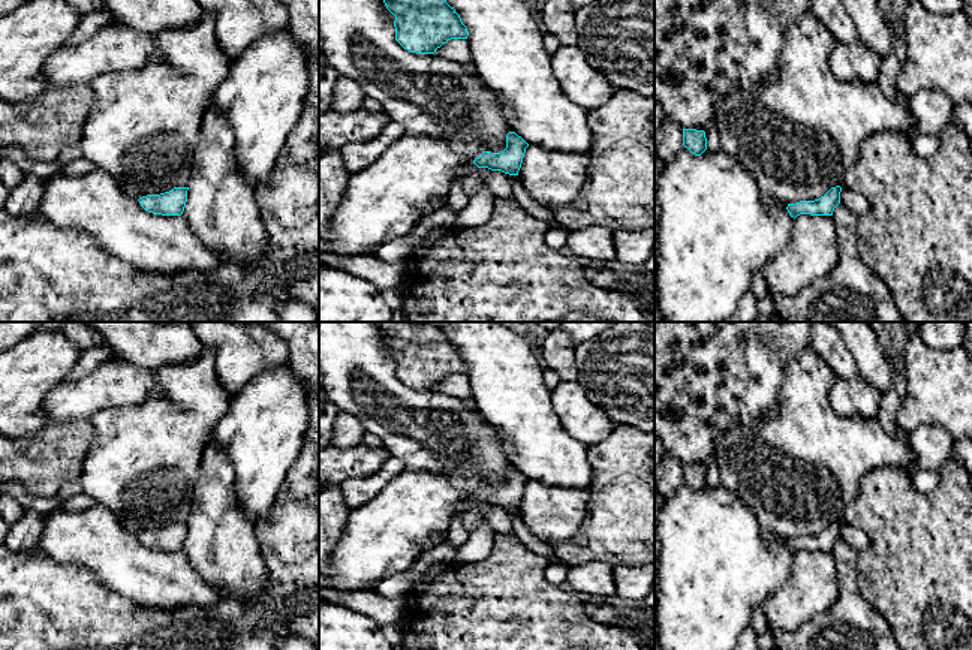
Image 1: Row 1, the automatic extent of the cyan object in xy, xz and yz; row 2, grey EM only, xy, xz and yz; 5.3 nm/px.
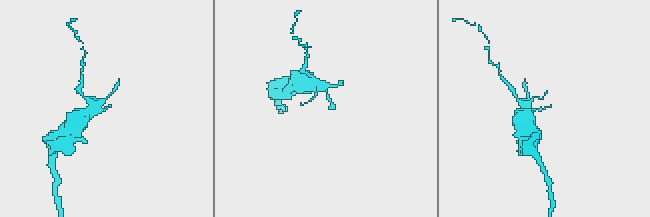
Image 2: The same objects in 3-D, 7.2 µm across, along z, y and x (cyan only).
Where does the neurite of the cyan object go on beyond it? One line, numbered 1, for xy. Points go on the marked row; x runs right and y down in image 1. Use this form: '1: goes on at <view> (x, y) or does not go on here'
1: does not go on here

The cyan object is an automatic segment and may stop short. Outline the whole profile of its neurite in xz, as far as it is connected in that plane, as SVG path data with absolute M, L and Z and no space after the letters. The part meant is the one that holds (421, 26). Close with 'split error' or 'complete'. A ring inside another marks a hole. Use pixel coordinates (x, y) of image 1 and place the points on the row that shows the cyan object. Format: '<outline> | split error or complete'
M383 0L395 16L395 40L409 52L434 54L451 39L467 39L469 31L446 0Z | complete

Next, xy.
M174 187L160 195L147 195L139 198L141 207L153 214L181 216L187 202L189 187Z | complete

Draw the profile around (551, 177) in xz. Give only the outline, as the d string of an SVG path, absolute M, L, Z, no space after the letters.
M529 145L518 175L529 195L544 207L568 205L581 192L590 153L562 153Z

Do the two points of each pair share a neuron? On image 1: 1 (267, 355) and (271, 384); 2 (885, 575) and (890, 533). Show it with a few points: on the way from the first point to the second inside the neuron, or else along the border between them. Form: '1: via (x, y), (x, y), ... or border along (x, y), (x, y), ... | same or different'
1: border along (288, 361), (259, 372), (241, 390) | different
2: via (890, 565), (890, 544) | same

